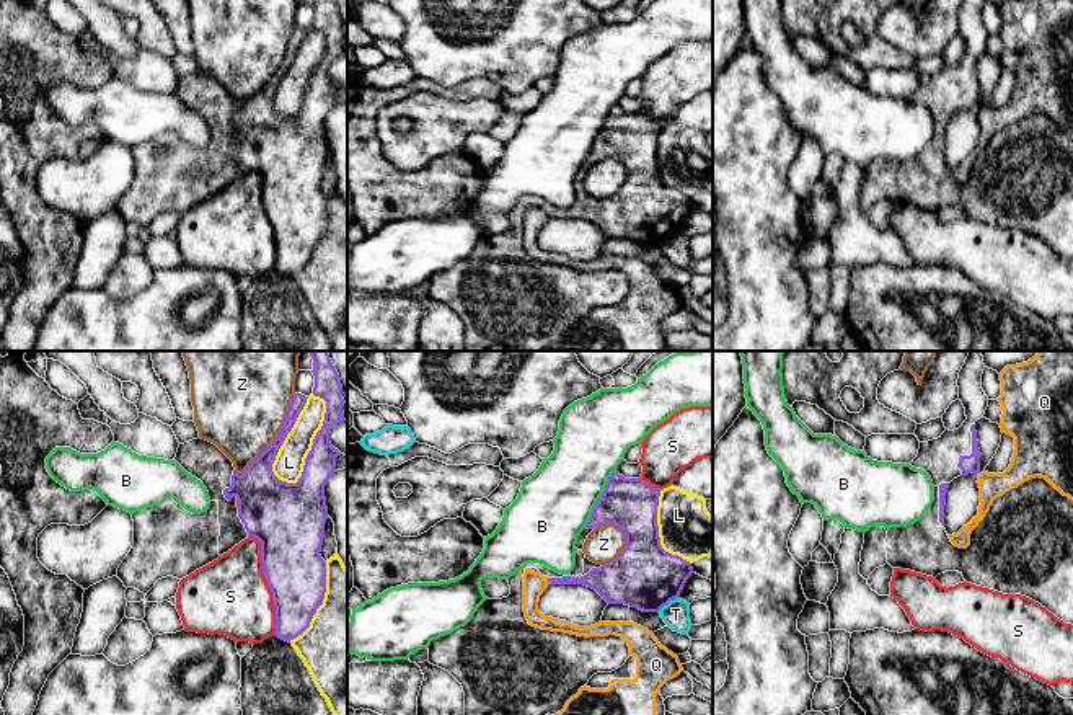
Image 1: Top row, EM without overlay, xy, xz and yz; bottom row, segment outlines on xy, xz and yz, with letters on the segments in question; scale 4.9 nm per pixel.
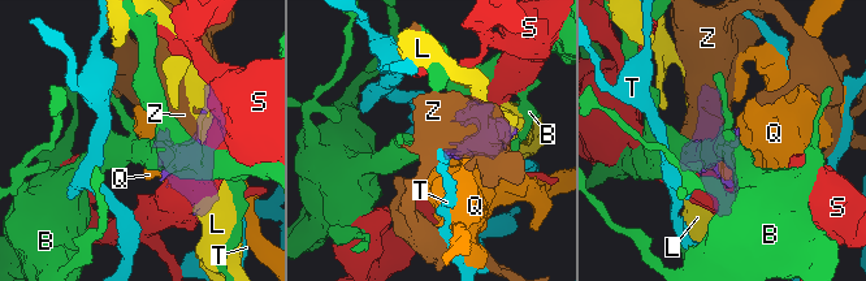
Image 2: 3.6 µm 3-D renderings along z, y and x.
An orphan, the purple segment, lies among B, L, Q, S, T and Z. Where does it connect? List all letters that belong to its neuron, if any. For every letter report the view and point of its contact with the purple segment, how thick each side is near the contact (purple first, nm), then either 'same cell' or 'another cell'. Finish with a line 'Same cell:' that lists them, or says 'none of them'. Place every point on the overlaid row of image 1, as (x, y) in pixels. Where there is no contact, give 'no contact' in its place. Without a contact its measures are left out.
B: xz (600, 498) | 260/360 nm | another cell
L: xy (312, 446) | 180/150 nm | another cell
Q: xz (548, 581) | 110/110 nm | another cell
S: xy (268, 583) | 300/380 nm | another cell
T: xz (667, 603) | 320/140 nm | another cell
Z: xy (278, 435) | 170/460 nm | another cell
Same cell: none of them

